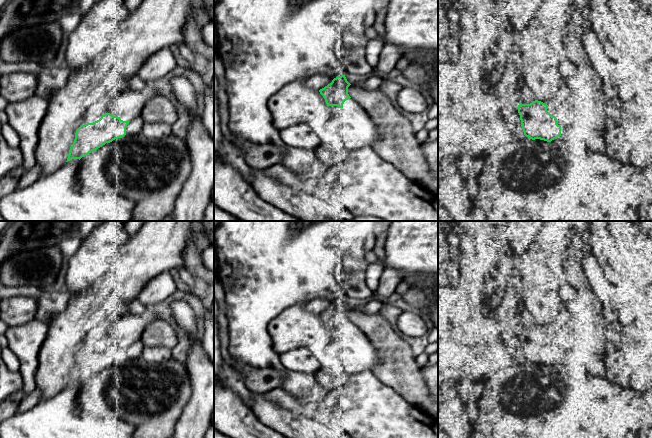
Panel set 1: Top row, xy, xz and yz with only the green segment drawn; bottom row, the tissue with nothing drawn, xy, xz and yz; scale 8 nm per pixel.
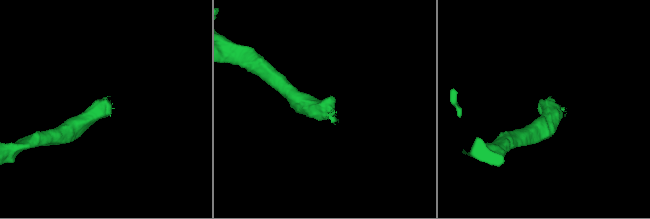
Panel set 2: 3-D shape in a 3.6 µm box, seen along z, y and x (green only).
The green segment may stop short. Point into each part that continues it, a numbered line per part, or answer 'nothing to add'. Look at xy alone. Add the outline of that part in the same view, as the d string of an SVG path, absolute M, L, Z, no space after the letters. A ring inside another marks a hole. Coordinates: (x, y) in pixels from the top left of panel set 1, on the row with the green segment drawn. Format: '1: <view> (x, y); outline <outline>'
1: xy (128, 104); outline M147 84L141 90L128 89L115 95L111 109L123 121L131 121L141 115L145 104L160 95L153 84Z

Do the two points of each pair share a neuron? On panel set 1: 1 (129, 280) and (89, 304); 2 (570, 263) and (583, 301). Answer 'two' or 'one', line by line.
1: one
2: one

